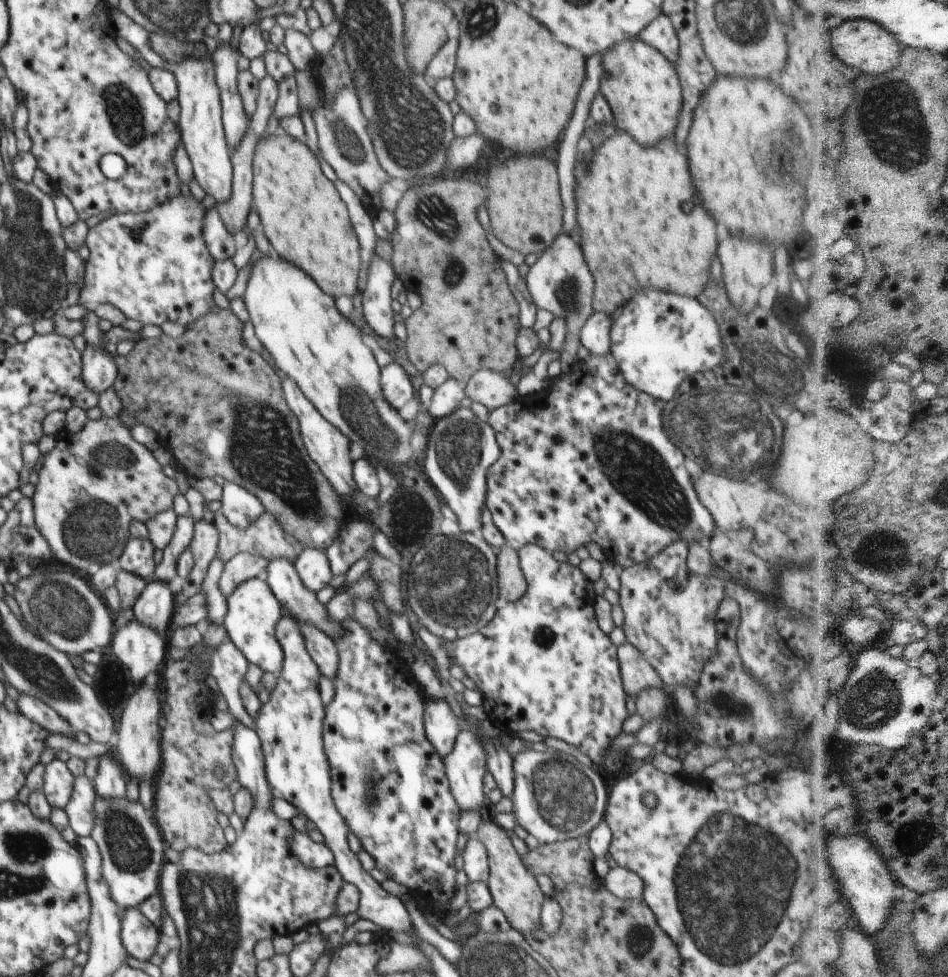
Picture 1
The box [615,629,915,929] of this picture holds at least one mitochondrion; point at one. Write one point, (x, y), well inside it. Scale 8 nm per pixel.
(875, 701)

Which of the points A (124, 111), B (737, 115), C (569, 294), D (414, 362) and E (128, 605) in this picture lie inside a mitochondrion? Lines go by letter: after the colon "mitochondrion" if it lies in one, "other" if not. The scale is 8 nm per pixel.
A: mitochondrion
B: other
C: mitochondrion
D: other
E: other

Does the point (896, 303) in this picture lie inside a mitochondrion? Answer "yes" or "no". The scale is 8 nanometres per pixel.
no

